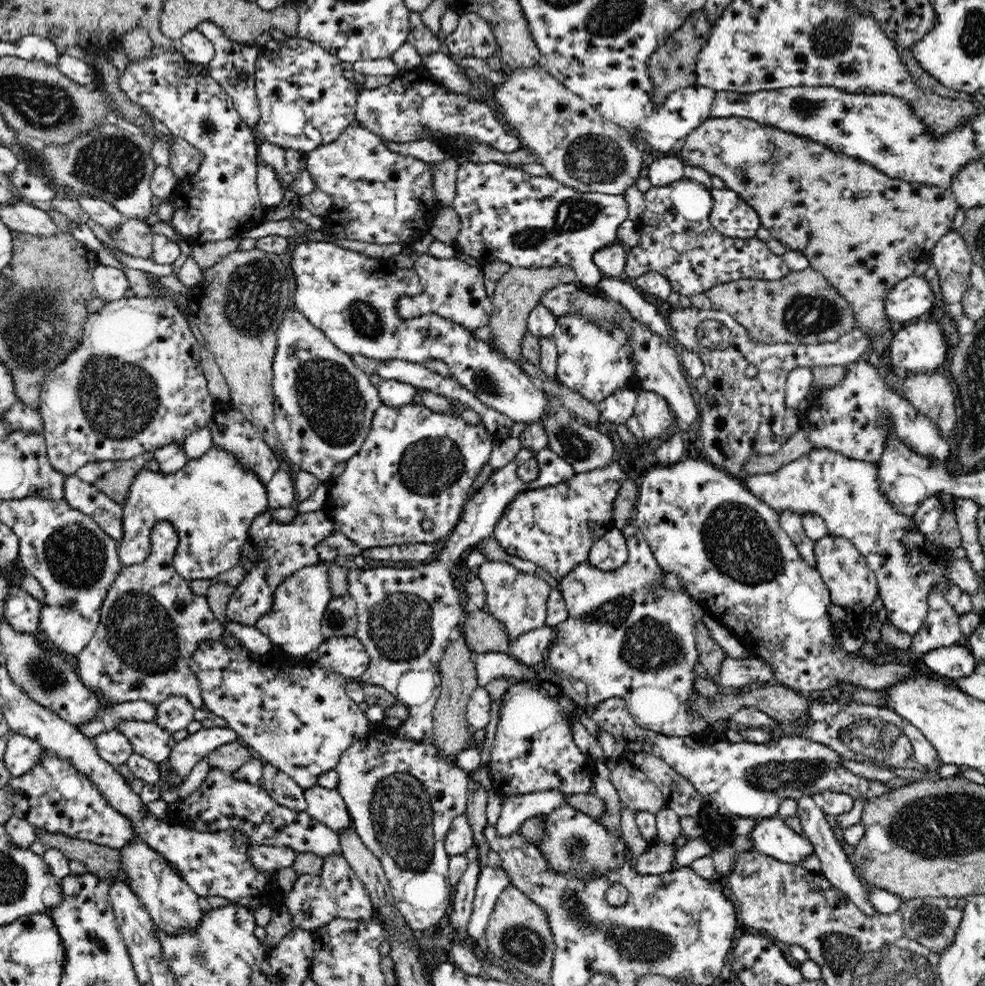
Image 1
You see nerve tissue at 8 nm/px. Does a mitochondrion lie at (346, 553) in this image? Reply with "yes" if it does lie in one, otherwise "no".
no

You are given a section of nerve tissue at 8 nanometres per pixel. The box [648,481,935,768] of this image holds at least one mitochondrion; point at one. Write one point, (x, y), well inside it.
(740, 542)

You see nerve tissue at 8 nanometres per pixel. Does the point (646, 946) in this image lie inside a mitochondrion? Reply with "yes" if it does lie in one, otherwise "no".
yes

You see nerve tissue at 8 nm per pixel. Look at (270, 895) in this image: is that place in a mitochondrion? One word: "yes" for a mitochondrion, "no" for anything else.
no

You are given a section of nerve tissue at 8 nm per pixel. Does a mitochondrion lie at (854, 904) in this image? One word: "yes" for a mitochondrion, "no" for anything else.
no

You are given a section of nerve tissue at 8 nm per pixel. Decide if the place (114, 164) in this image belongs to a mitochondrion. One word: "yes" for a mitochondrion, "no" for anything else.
yes

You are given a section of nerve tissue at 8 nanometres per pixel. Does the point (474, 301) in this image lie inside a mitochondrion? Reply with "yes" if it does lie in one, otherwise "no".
no

